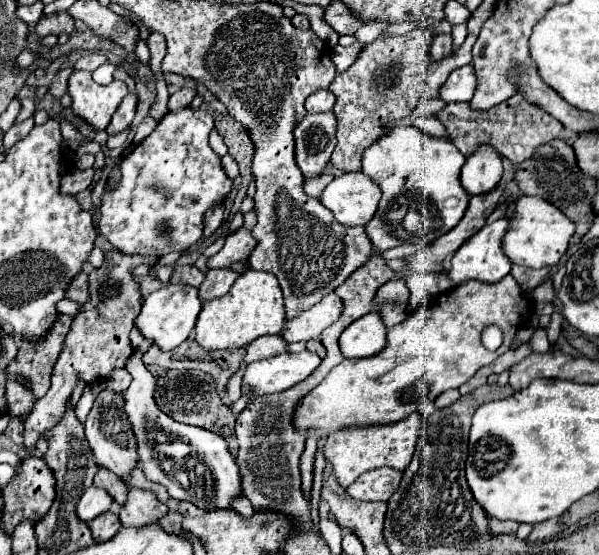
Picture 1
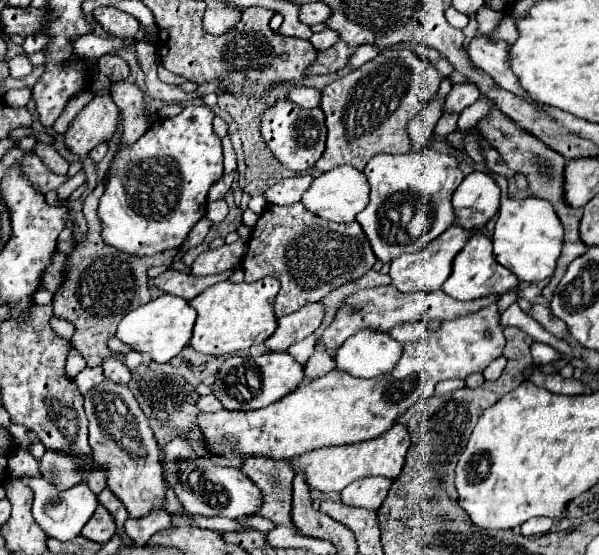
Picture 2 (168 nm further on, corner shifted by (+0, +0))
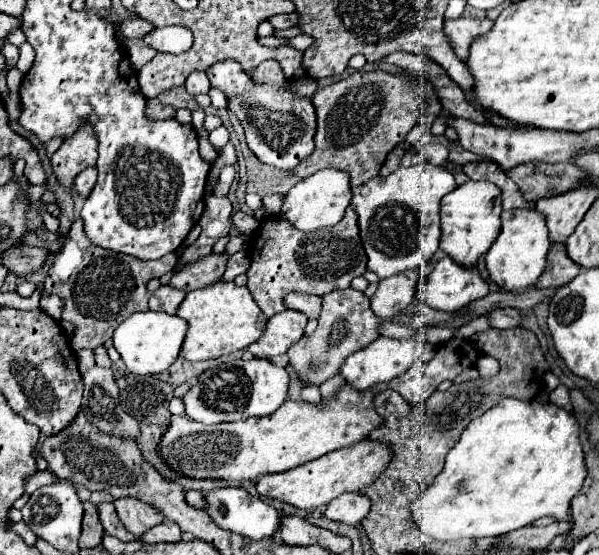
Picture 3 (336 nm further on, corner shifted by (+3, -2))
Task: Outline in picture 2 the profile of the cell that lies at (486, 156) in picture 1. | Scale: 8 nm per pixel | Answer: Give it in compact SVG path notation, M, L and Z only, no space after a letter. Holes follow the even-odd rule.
M482 171L464 177L452 195L454 223L468 231L480 231L498 211L500 187Z

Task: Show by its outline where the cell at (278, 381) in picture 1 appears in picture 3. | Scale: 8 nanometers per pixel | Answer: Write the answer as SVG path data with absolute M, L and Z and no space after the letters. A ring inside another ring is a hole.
M235 359L221 363L197 377L197 383L183 397L185 413L201 423L241 421L247 417L263 417L279 409L289 397L289 375L283 367L273 365L267 359Z

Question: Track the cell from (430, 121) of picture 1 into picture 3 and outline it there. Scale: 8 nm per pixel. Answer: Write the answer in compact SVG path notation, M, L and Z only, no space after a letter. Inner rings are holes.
M509 209L501 213L501 233L487 251L489 279L505 291L525 291L537 283L547 267L549 253L549 229L545 217L537 209Z

